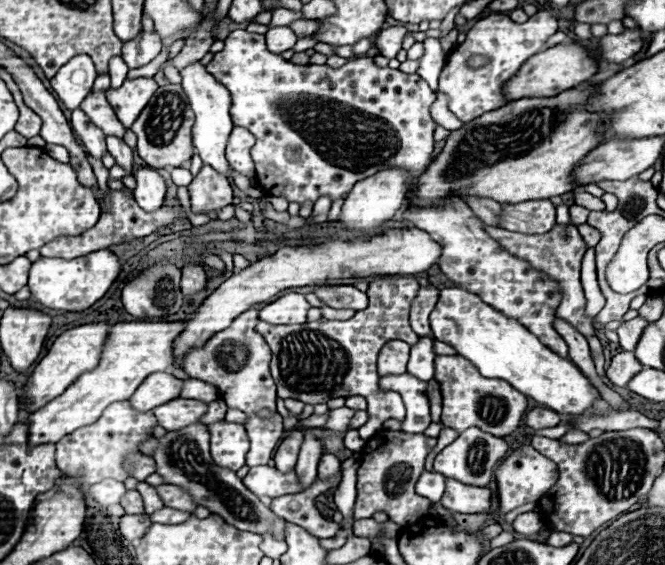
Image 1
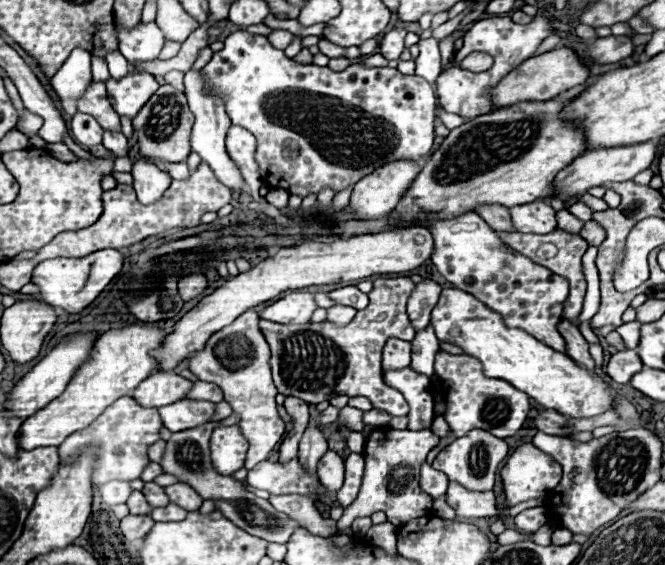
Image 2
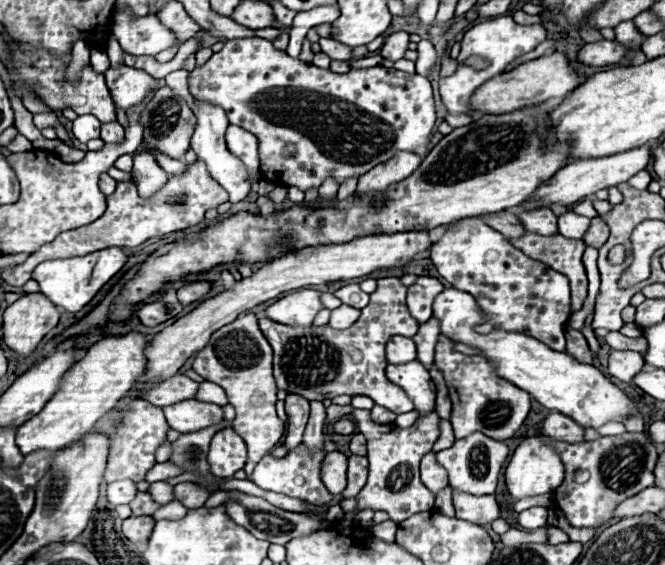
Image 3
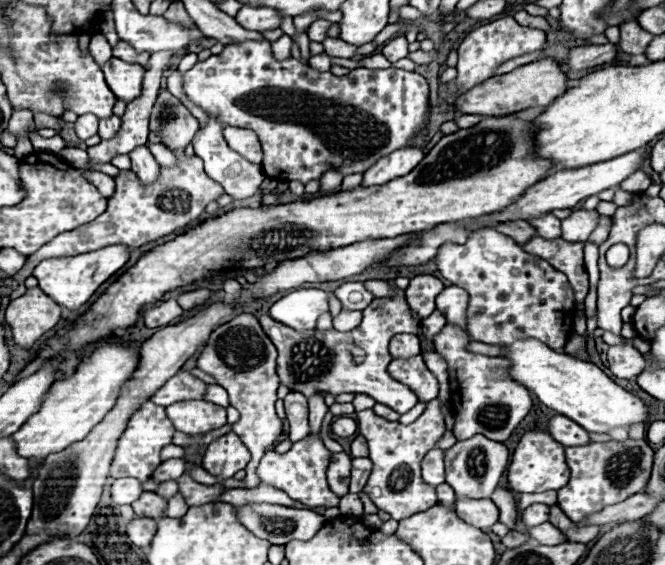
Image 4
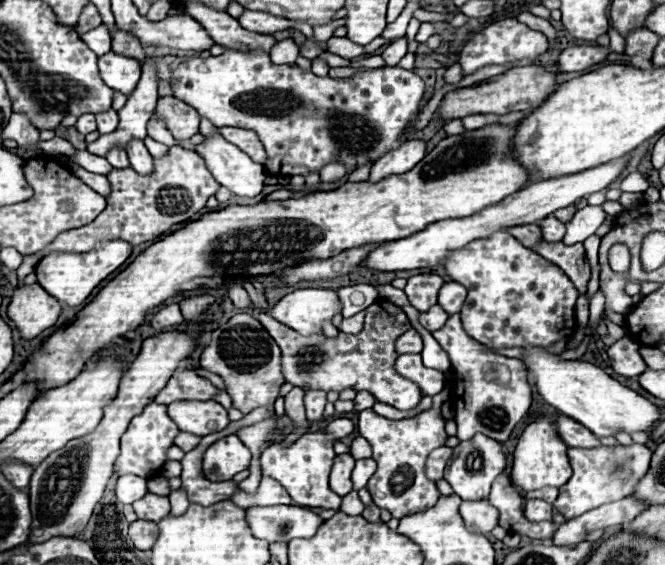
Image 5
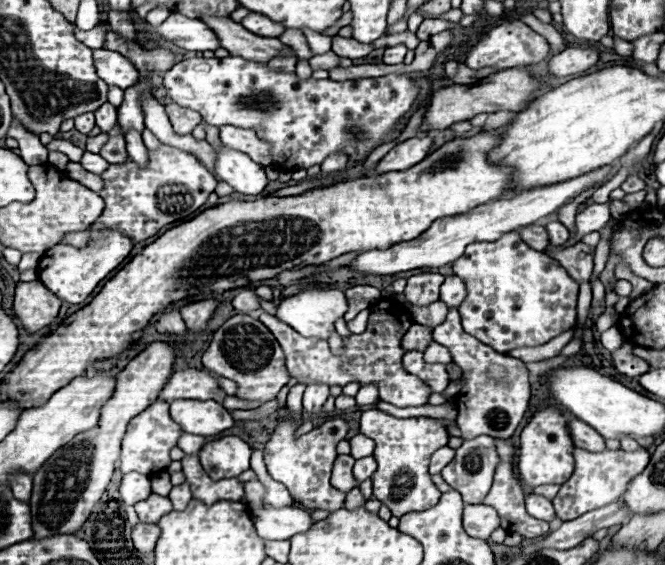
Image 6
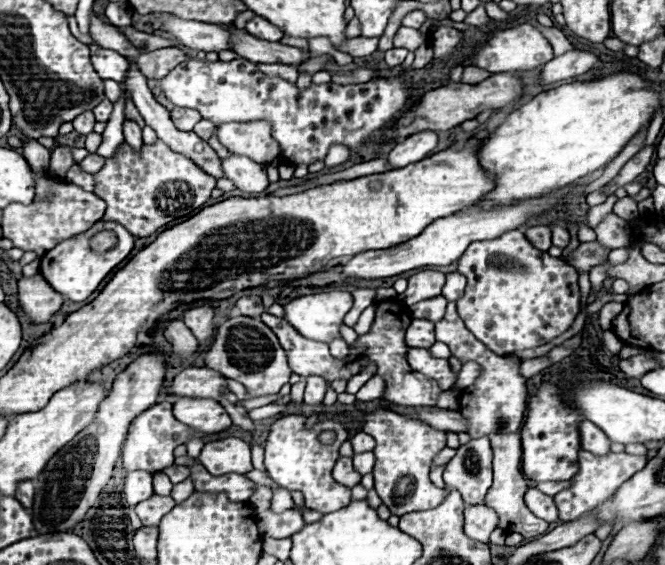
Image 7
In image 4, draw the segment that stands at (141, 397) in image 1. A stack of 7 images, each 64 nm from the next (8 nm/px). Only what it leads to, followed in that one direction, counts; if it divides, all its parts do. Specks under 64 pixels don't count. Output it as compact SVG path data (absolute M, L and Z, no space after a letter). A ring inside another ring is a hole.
M178 372L154 396L150 396L150 400L158 406L170 406L182 400L202 400L204 390L206 384L202 380L194 378L190 372Z

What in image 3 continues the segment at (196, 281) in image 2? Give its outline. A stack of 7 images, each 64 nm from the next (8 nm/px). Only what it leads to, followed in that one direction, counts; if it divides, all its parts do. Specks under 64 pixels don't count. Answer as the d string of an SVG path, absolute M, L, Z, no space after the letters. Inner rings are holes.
M206 280L190 282L190 284L186 284L186 286L182 286L182 288L178 290L178 300L180 300L184 306L188 306L188 304L192 304L192 302L196 302L196 300L202 300L208 290L210 290L210 284L208 284Z

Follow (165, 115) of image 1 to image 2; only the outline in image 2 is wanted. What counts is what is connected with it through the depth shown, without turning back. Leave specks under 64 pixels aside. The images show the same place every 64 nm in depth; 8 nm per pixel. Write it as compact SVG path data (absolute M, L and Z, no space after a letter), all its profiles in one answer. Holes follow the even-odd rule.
M170 84L158 88L158 92L146 102L146 106L132 120L134 130L138 132L140 156L152 162L182 162L190 154L190 130L194 124L194 114L188 110L184 92L176 90Z

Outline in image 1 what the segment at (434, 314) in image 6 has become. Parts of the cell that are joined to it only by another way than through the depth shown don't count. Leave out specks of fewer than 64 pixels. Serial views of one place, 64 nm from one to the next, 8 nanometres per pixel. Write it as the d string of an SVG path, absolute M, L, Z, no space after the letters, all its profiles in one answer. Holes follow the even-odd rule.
M420 338L416 346L412 346L410 360L408 360L408 374L414 378L428 382L434 376L434 352L432 352L434 338Z

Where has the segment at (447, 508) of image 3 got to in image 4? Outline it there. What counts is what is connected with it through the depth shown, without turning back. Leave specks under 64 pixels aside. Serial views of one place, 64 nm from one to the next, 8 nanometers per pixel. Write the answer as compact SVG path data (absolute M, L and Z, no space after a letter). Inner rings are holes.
M440 484L440 486L436 488L436 494L438 494L438 502L440 502L442 506L446 506L446 508L452 508L452 506L454 506L456 494L454 494L454 490L452 490L448 484Z

